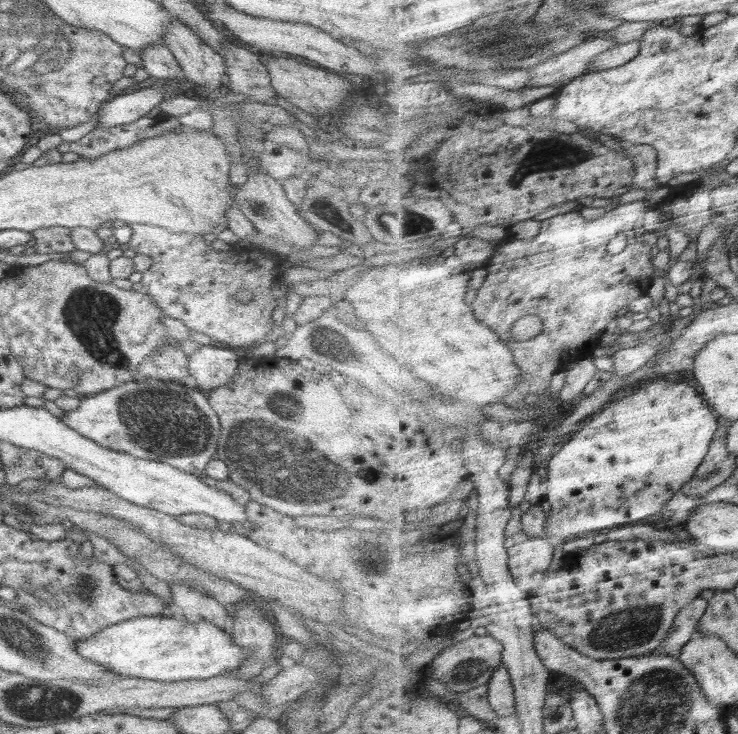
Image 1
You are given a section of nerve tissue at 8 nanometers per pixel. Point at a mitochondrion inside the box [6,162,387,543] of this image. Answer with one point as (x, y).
(277, 451)

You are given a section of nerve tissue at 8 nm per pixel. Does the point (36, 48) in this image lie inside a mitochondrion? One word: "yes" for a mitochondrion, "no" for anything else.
yes

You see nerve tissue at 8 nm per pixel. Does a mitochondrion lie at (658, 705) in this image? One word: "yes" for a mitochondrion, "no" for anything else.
yes

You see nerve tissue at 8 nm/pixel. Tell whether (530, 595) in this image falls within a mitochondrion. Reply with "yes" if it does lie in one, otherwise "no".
no

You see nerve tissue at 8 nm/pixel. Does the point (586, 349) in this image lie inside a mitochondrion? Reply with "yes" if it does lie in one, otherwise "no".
no

